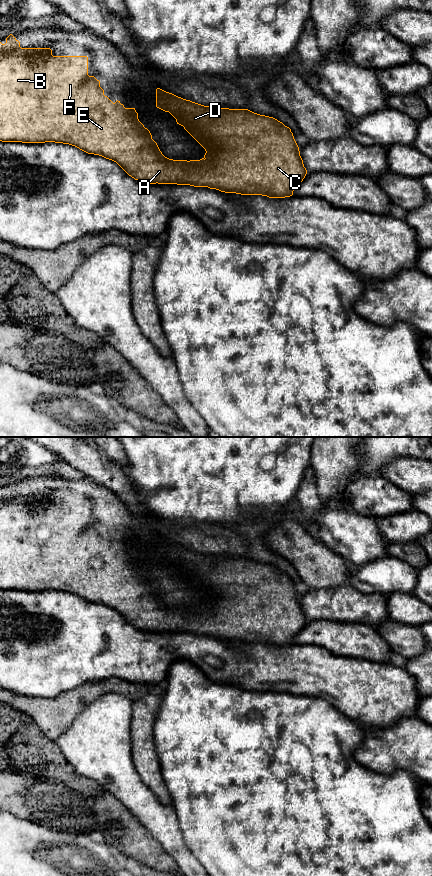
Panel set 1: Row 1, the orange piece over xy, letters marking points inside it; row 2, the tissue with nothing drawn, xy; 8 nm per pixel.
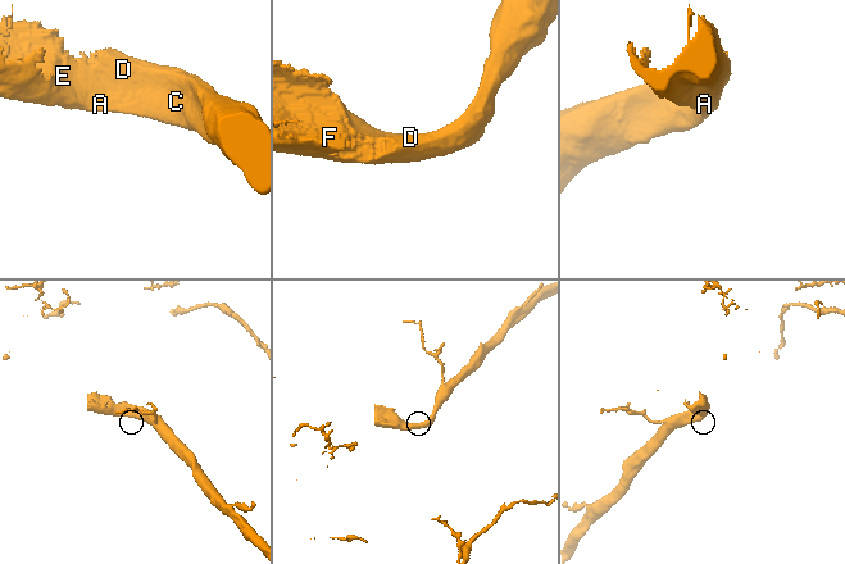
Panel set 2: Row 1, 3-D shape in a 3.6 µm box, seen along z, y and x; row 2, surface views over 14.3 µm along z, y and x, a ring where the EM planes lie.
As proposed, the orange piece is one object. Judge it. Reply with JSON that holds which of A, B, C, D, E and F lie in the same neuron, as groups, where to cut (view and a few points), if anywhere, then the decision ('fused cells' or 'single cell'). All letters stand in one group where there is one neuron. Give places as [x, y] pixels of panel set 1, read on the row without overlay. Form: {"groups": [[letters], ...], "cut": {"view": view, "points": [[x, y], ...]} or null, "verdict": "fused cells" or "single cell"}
{"groups": [["A", "B", "C", "D", "E", "F"]], "cut": null, "verdict": "single cell"}

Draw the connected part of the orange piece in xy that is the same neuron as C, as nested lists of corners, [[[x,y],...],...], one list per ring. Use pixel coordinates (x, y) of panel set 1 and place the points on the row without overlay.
[[[10,482],[6,486],[6,491],[0,490],[0,589],[2,590],[22,590],[22,591],[45,591],[55,590],[69,592],[88,601],[102,604],[116,610],[129,624],[147,632],[177,632],[190,633],[194,635],[208,635],[225,641],[236,641],[241,643],[262,643],[269,646],[285,646],[293,643],[293,639],[303,629],[307,622],[303,608],[300,604],[299,595],[294,587],[291,577],[277,567],[265,563],[254,561],[248,557],[229,557],[204,554],[190,548],[183,547],[160,536],[156,537],[156,555],[169,560],[177,572],[184,577],[205,597],[206,601],[200,608],[173,608],[165,605],[160,599],[157,591],[152,587],[150,579],[138,567],[135,556],[125,556],[120,549],[113,551],[104,543],[104,538],[100,535],[100,529],[94,524],[88,523],[87,504],[53,504],[50,496],[21,496],[20,490]]]

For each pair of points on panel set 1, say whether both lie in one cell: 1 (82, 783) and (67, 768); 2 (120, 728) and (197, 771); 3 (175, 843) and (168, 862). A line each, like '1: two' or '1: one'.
1: one
2: two
3: two

